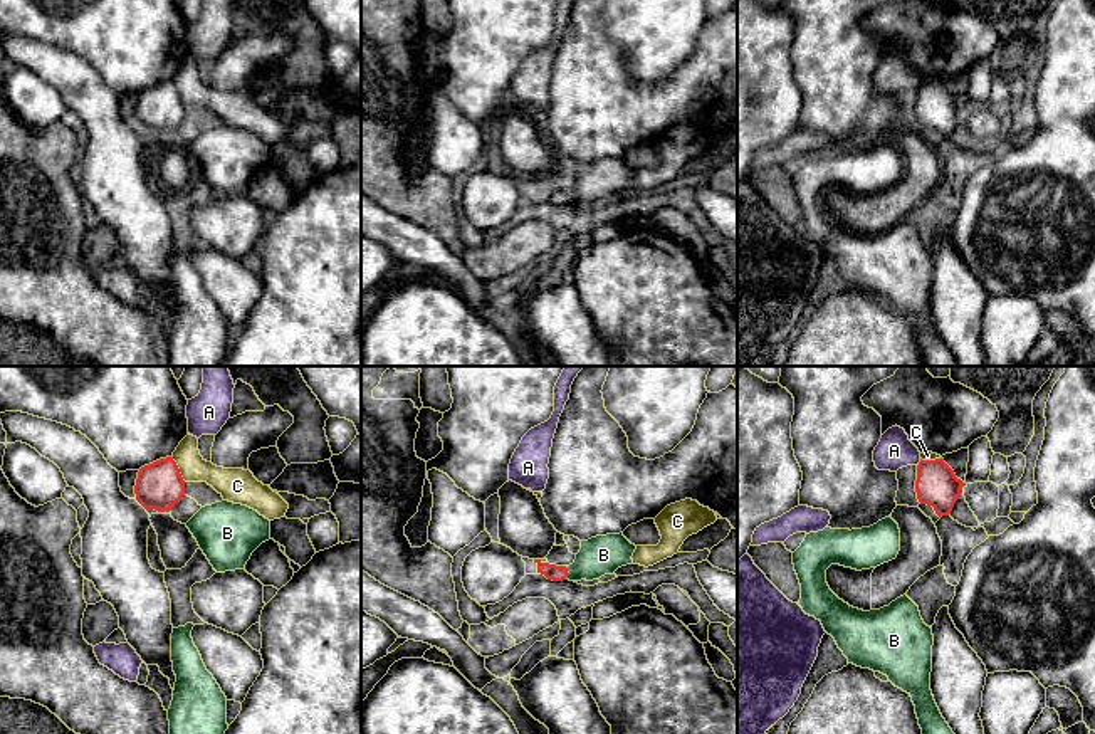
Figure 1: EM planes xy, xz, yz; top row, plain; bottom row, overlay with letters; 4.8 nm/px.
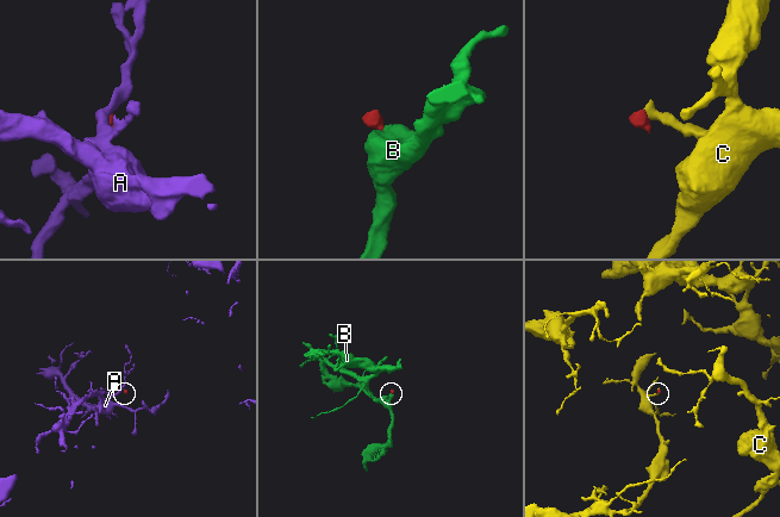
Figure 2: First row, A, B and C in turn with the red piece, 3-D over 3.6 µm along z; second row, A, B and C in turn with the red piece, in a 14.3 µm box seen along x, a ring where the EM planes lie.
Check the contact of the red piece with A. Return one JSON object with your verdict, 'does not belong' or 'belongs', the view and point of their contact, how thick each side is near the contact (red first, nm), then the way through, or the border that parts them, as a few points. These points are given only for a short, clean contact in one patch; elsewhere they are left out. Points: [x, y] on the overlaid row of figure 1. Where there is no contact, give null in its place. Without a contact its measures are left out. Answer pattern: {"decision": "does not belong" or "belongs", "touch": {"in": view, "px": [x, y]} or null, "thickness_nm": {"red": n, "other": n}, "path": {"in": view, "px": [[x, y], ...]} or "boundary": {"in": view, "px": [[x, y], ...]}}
{"decision": "does not belong", "touch": {"in": "yz", "px": [919, 462]}, "thickness_nm": {"red": 200, "other": 170}, "boundary": {"in": "yz", "px": [[921, 459], [917, 466]]}}

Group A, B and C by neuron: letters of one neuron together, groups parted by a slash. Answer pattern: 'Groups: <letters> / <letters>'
Groups: A / B / C

